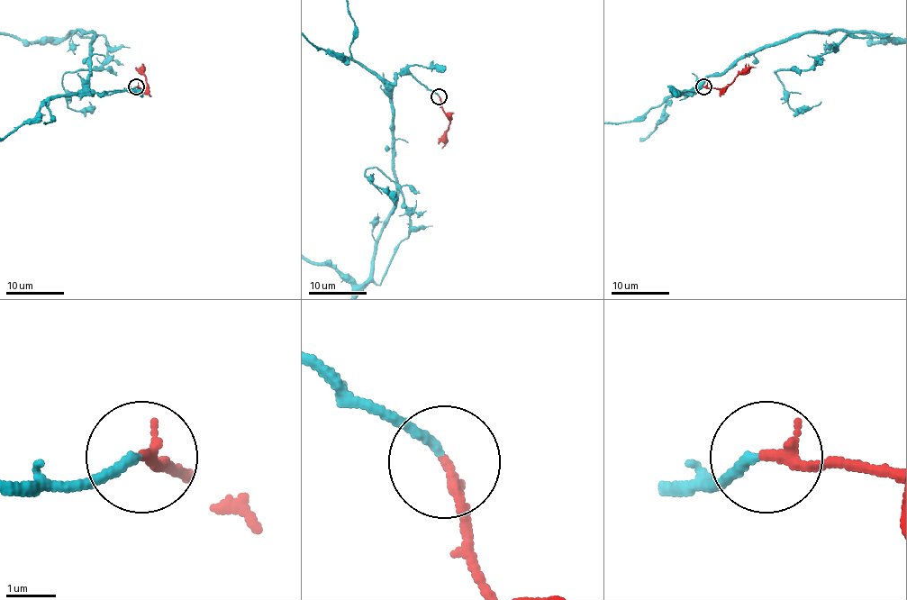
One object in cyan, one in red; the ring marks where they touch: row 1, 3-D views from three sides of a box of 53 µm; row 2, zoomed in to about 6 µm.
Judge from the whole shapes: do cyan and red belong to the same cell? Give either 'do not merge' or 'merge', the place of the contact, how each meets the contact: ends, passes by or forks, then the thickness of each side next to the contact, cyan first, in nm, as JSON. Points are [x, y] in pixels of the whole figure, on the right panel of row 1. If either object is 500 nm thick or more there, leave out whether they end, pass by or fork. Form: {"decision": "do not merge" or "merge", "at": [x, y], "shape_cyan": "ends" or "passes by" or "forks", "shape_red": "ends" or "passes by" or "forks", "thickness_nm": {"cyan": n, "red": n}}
{"decision": "merge", "at": [703, 86], "shape_cyan": "ends", "shape_red": "ends", "thickness_nm": {"cyan": 180, "red": 240}}

